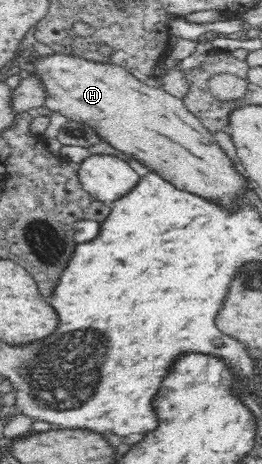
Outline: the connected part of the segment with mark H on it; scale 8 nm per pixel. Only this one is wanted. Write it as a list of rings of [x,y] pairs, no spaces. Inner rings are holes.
[[[58,53],[42,56],[33,60],[32,66],[36,67],[35,74],[40,75],[42,81],[46,83],[48,96],[44,104],[48,109],[66,116],[69,120],[94,127],[102,140],[118,147],[123,154],[140,159],[150,171],[160,173],[166,181],[171,182],[178,189],[190,191],[207,199],[220,198],[224,203],[234,194],[233,202],[238,192],[242,192],[244,180],[230,166],[231,159],[222,152],[221,148],[218,148],[217,141],[212,140],[213,133],[188,110],[183,99],[176,98],[161,88],[146,85],[120,66],[98,64],[77,56]]]

